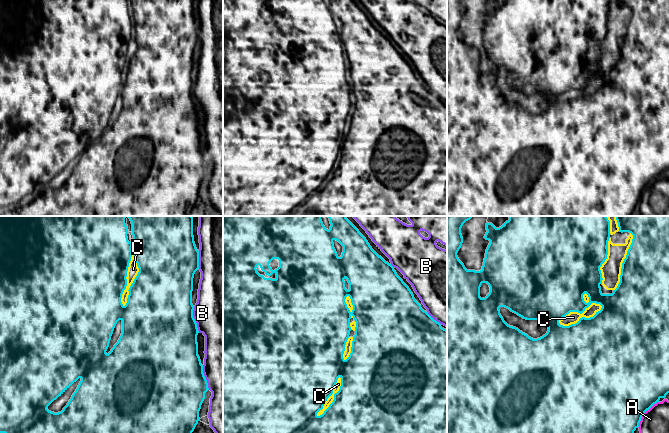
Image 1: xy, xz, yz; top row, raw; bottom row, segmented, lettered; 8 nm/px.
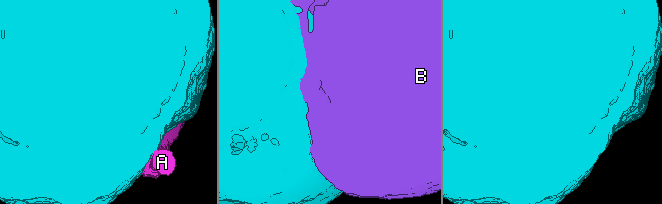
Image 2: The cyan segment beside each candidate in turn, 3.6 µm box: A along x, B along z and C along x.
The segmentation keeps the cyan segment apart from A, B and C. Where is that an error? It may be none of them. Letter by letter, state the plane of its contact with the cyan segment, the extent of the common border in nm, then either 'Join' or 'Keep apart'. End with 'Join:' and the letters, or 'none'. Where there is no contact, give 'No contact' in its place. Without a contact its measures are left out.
A: Touches cyan in yz. Shared border 280 nm. Keep apart
B: Touches cyan in xy. Shared border 220 nm. Keep apart
C: Touches cyan in xy. Shared border 440 nm. Join
Join: C

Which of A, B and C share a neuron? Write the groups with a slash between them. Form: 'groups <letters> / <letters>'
groups A / B / C

